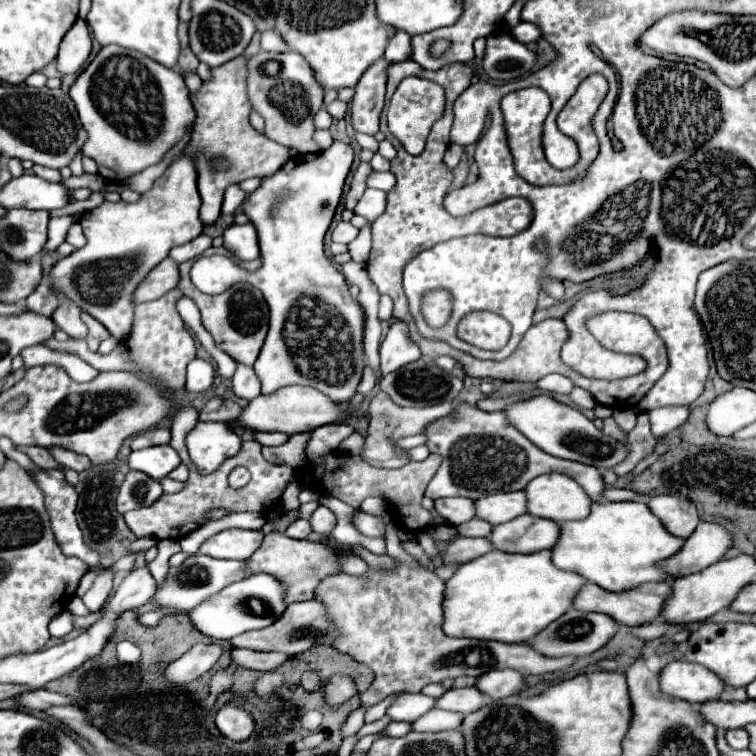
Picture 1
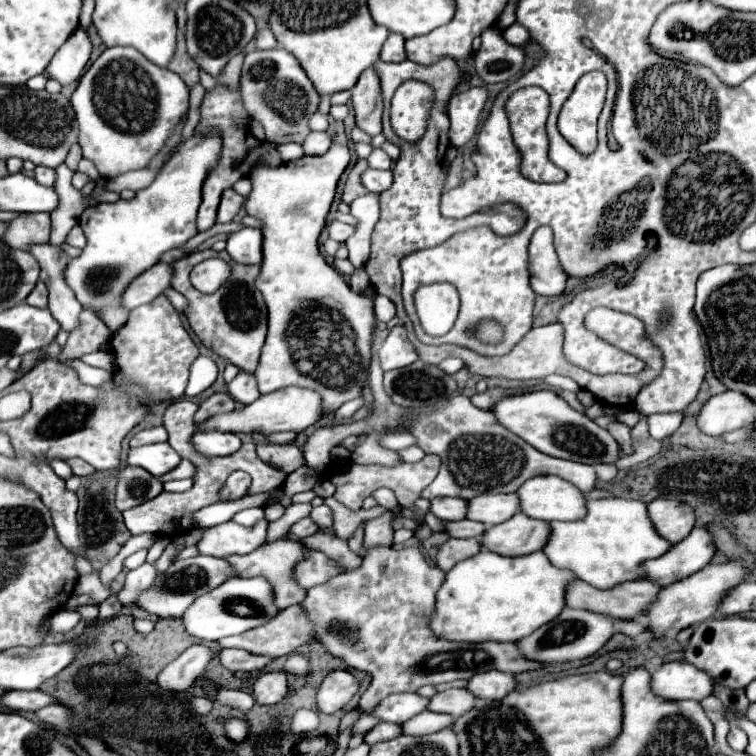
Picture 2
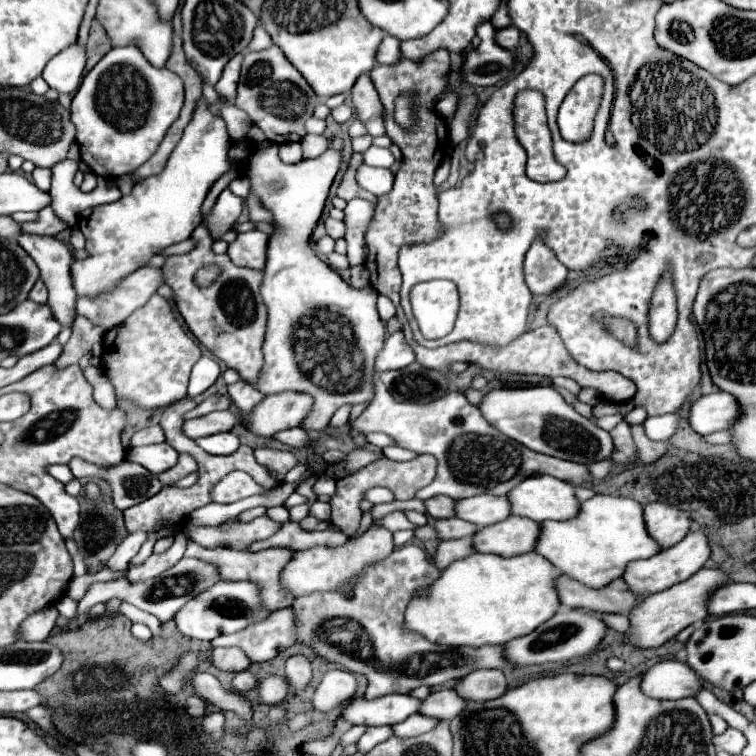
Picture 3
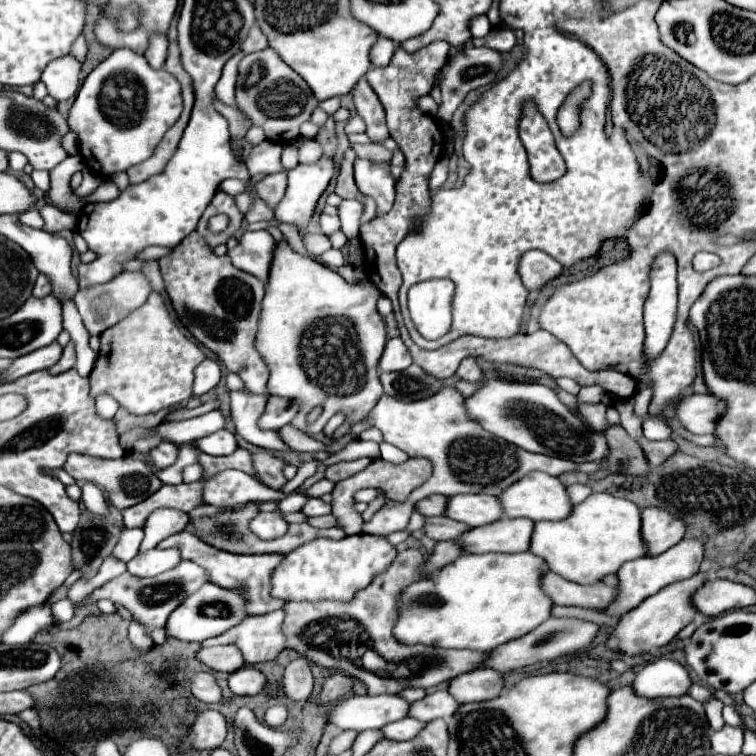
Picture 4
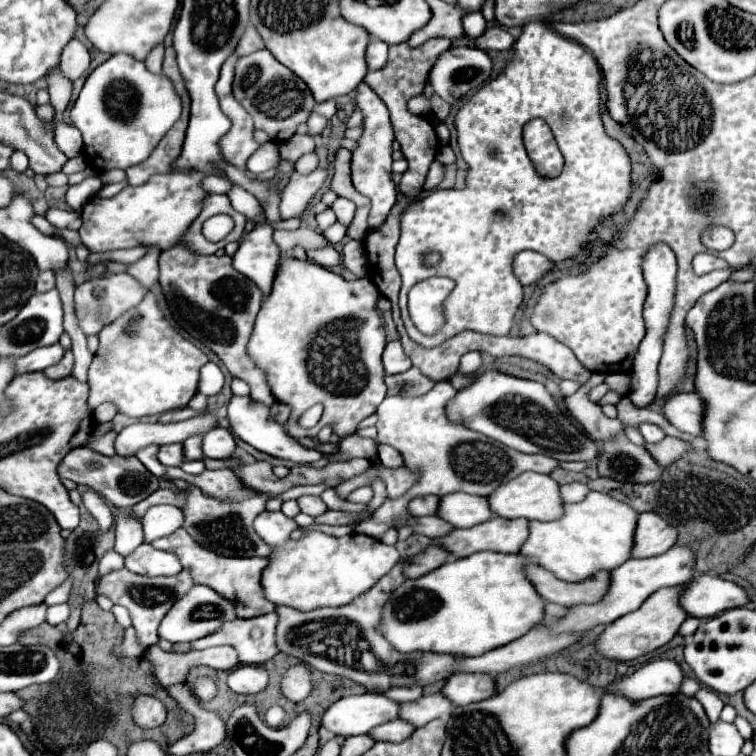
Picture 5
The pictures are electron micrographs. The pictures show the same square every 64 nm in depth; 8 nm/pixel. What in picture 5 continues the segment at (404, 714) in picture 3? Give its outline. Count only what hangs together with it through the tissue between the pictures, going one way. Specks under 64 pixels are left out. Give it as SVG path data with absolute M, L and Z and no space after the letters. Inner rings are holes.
M366 692L362 696L346 696L334 702L322 716L322 726L334 734L356 736L368 734L374 726L396 720L400 702L384 694Z

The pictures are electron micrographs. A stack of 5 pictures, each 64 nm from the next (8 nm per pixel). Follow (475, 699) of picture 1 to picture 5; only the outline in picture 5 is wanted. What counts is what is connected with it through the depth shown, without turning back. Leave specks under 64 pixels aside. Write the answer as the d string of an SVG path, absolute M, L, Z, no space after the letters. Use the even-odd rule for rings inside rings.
M436 692L430 696L422 696L414 702L402 704L400 718L406 722L412 722L416 728L420 728L420 726L426 726L430 720L450 714L452 710L454 710L454 704L444 694Z

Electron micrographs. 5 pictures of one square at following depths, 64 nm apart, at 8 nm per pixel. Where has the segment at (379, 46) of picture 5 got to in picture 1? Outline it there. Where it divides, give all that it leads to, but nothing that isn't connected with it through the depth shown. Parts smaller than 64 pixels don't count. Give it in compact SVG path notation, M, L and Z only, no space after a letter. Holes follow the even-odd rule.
M398 32L392 40L390 40L390 46L386 48L386 54L384 58L388 62L404 62L412 56L412 44L410 44L412 36L408 32Z

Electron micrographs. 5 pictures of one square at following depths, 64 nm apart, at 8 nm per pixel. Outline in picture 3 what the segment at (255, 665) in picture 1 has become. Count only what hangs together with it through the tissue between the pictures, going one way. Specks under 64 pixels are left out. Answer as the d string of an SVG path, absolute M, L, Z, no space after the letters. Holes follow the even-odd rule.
M230 648L230 650L216 650L212 654L212 662L216 666L222 666L226 672L242 672L252 666L252 660L240 650L240 648ZM222 656L222 658L220 658ZM222 662L222 664L220 664Z

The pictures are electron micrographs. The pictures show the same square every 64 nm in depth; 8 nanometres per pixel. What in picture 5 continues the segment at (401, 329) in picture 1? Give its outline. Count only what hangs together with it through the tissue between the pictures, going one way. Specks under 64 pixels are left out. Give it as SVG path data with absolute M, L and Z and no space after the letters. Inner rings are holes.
M392 340L392 342L386 344L382 364L384 364L386 374L400 374L400 372L406 372L412 366L412 362L406 356L400 340Z

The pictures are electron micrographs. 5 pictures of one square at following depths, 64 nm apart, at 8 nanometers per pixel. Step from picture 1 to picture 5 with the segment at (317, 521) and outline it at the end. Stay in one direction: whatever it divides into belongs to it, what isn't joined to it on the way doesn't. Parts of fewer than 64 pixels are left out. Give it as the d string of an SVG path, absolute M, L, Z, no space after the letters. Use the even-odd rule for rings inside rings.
M302 496L302 498L298 498L298 504L300 504L300 510L304 514L310 514L314 518L328 510L328 506L318 496Z

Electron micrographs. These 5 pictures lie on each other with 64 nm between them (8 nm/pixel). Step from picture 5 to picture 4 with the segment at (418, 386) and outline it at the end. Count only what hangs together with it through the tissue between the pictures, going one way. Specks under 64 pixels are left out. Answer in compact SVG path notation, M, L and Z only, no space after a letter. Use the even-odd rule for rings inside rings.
M416 364L400 372L380 374L380 382L384 386L384 392L398 400L424 400L434 396L444 386L442 380L424 372Z

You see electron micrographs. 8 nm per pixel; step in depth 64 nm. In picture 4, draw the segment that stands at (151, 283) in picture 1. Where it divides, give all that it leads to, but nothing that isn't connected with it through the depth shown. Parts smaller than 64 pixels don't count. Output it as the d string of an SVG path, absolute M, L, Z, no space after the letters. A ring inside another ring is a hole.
M122 272L118 278L108 282L108 286L94 286L90 290L80 290L74 296L76 308L84 320L84 326L90 334L102 334L106 328L112 328L122 318L126 318L132 310L140 308L150 296L152 286L142 272Z

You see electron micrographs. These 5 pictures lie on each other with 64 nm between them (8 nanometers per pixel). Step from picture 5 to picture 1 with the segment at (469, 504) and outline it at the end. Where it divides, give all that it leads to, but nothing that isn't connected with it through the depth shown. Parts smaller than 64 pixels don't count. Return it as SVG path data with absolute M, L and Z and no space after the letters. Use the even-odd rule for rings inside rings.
M502 492L494 496L480 498L476 502L476 516L490 524L504 524L522 514L526 514L526 494L524 492Z

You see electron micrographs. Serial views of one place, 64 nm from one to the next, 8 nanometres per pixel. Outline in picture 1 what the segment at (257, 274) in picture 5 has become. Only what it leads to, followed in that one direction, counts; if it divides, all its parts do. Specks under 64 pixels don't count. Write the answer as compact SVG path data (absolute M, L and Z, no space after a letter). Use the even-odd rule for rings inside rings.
M230 224L222 232L224 246L240 260L254 260L260 256L256 228L248 224Z

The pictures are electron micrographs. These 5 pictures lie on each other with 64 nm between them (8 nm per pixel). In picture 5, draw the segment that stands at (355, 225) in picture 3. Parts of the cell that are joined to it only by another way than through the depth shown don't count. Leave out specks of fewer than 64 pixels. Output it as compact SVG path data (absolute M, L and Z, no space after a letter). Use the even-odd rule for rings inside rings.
M338 198L334 204L332 204L332 210L336 212L338 216L338 222L342 222L346 228L352 224L354 220L354 212L356 212L356 204L350 202L350 200L344 200L344 198Z

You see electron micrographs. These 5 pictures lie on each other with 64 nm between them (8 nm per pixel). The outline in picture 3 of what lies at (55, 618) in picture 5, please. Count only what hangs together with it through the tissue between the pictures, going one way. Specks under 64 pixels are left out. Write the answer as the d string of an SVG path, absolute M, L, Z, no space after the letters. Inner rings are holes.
M67 595L63 596L58 602L56 602L55 607L58 613L65 618L73 618L77 611L78 602L69 598ZM73 614L73 617L70 617Z

